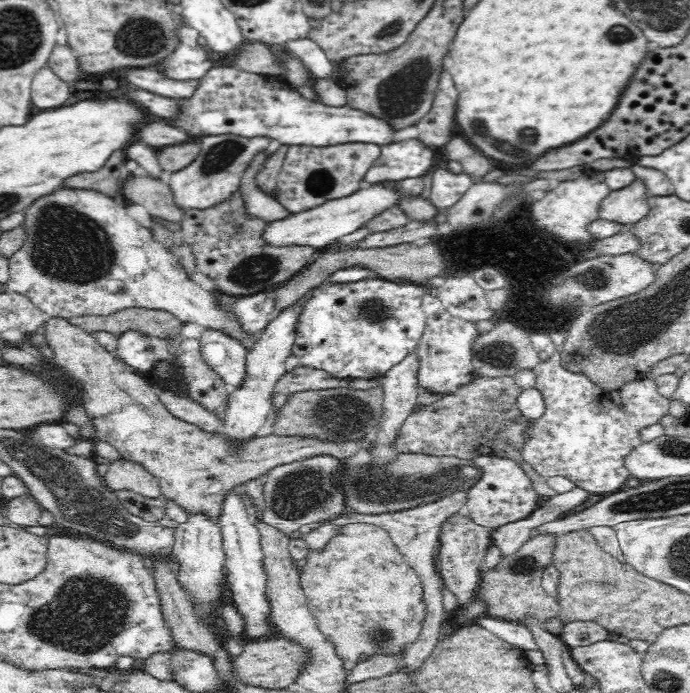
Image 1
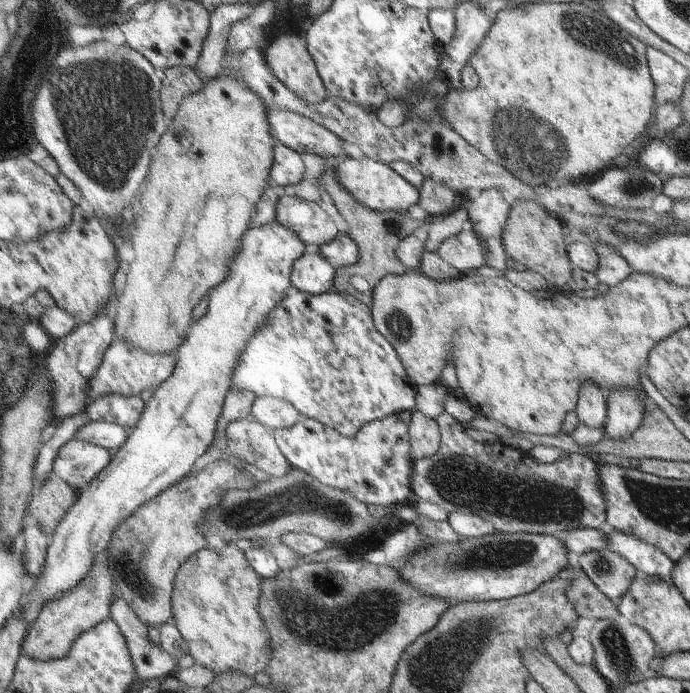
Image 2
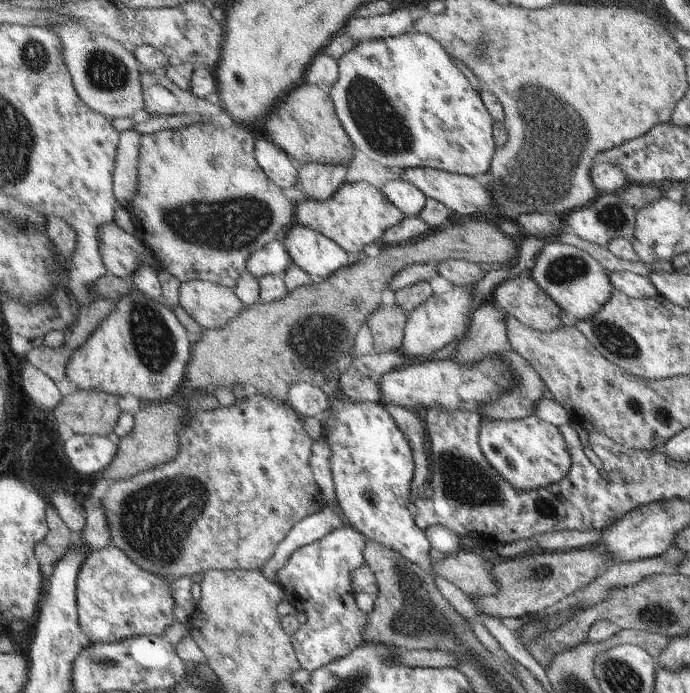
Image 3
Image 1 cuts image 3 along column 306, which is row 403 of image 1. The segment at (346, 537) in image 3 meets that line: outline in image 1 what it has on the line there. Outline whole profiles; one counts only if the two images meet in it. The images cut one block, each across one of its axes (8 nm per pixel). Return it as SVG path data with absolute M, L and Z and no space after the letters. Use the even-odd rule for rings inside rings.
M560 349L548 359L541 360L533 368L536 373L534 387L544 397L545 411L530 429L530 440L524 442L523 461L528 462L534 470L546 479L551 476L564 476L578 487L589 493L614 493L625 488L625 482L631 476L624 465L626 456L642 444L641 431L649 426L660 424L660 420L669 413L671 399L662 396L657 389L654 379L644 377L640 380L629 381L621 389L619 395L624 410L619 409L618 403L610 400L607 391L592 382L586 375L566 370L561 361Z

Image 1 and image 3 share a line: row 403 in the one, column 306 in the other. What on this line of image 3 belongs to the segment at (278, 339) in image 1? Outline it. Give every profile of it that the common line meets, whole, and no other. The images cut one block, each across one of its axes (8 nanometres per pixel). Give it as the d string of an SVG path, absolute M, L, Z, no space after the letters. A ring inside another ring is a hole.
M296 221L283 234L282 241L291 262L312 280L325 278L350 264L348 253L343 252L333 240L327 240L322 234Z

